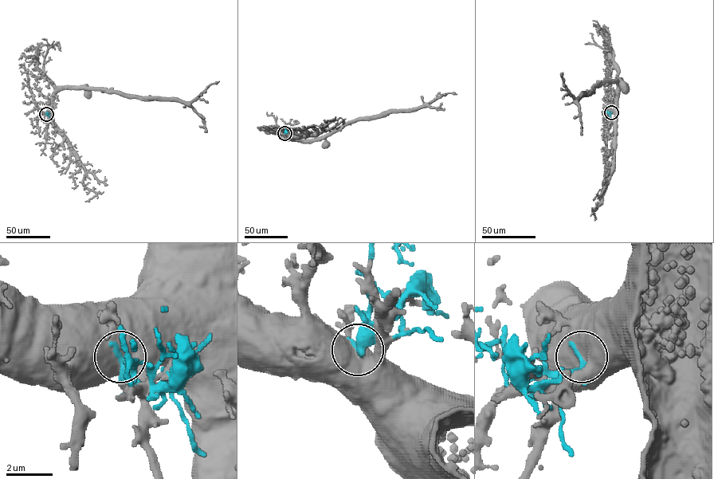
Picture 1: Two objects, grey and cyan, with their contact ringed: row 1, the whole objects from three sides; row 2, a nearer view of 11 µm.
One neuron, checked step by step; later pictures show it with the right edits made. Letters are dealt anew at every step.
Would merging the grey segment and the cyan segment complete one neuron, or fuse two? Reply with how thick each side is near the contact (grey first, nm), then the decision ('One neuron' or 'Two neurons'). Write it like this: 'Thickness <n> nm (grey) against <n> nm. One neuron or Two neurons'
Thickness 750 nm (grey) against 360 nm. Two neurons

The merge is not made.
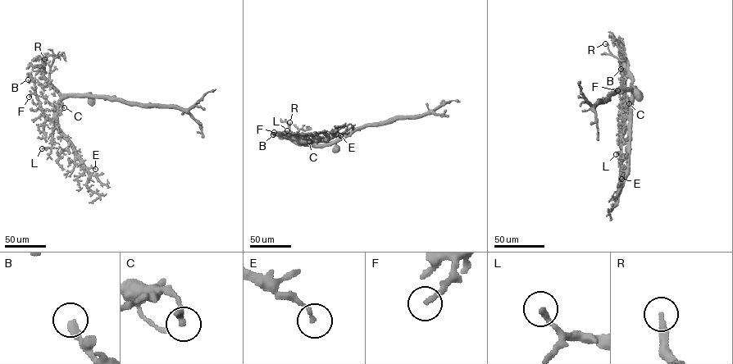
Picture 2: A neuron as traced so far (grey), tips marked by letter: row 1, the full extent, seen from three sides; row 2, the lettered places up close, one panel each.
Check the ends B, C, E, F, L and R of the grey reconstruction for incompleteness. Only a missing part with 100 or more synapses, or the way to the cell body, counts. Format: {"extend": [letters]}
{"extend": []}

